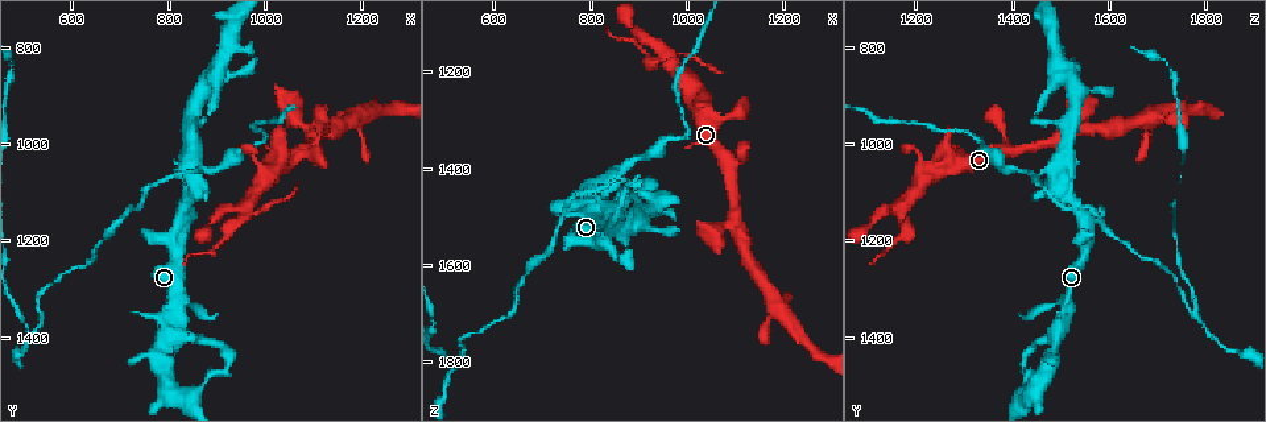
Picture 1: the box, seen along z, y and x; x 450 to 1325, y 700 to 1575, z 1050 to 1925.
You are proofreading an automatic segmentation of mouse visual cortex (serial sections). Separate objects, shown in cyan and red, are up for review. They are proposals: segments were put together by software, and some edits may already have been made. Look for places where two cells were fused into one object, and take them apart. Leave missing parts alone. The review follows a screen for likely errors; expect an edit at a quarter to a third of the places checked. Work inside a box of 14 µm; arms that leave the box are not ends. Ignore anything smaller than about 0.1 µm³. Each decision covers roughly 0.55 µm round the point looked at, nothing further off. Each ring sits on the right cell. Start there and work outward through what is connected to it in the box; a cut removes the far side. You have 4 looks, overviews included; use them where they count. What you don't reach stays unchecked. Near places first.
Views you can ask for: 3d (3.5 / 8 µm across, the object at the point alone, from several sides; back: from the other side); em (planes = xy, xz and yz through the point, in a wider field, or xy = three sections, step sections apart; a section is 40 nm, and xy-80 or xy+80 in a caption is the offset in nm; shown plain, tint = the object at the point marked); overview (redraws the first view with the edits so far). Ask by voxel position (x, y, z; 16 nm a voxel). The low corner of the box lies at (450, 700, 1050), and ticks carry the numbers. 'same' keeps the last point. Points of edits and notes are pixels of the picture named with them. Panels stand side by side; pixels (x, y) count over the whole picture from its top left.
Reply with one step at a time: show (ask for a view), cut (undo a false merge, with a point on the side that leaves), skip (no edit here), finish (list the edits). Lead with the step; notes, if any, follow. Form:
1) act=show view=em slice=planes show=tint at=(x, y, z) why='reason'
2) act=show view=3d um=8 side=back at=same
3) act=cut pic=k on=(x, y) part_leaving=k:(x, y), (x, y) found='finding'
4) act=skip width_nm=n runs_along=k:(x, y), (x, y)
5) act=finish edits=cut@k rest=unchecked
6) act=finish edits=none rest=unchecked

act=show view=3d um=3.5 at=(960, 1135, 1165) why='three-way junction'

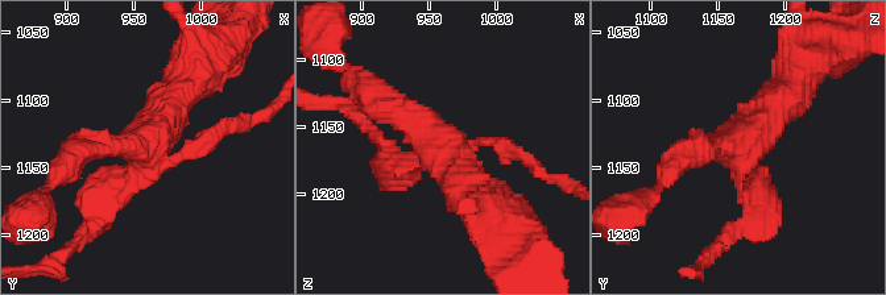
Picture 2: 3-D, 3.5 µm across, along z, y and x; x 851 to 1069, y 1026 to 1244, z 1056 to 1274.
act=show view=em slice=planes show=tint at=(958, 1136, 1168) why='need the tissue'

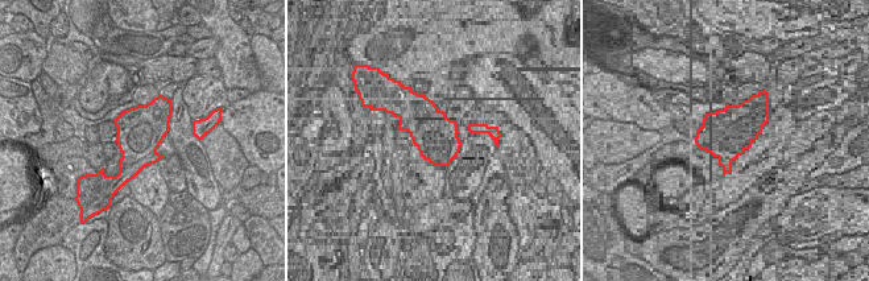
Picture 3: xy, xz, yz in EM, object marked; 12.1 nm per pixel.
act=cut pic=2 on=(505, 154) part_leaving=2:(473, 145), (517, 152), (570, 190) found='two cells meet here'

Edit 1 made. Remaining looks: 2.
act=show view=3d um=3.5 at=(840, 1055, 1480) why='a narrow waist'

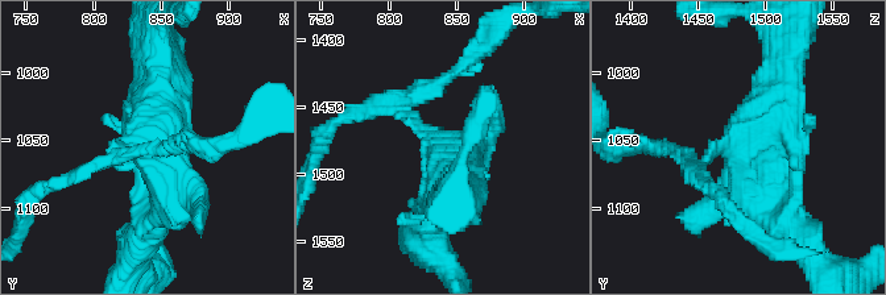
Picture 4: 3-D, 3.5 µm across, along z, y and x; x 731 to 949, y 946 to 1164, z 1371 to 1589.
act=show view=em slice=planes show=tint at=(846, 1054, 1480)

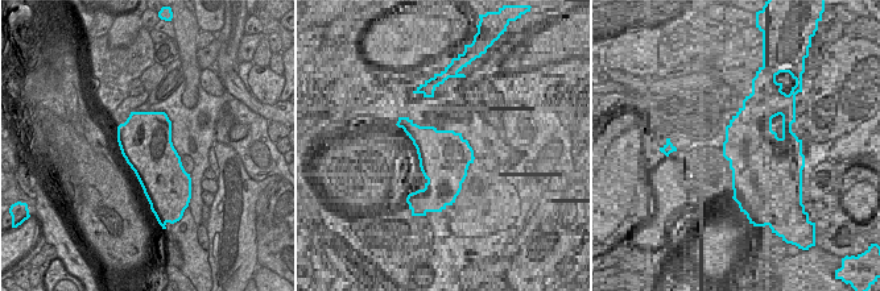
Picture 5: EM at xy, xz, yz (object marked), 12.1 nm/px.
act=cut pic=4 on=(95, 165) width_nm=650 part_leaving=4:(121, 148), (104, 163), (36, 192) found='a second cell is stuck on'

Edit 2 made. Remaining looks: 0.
act=finish edits=cut@2,cut@4 rest=unchecked

